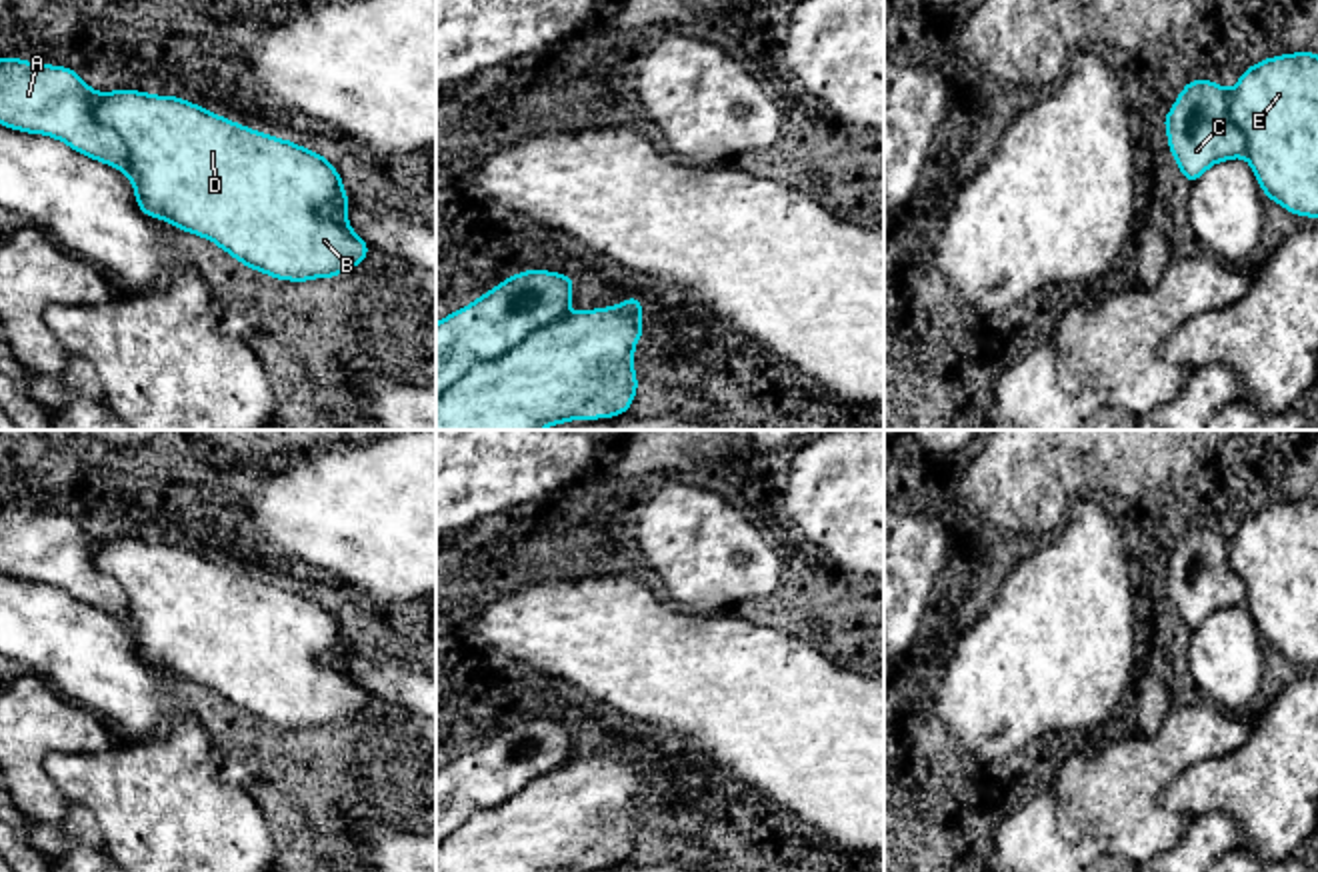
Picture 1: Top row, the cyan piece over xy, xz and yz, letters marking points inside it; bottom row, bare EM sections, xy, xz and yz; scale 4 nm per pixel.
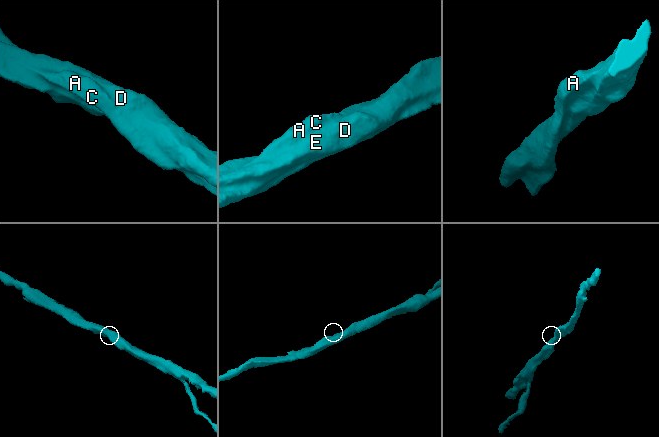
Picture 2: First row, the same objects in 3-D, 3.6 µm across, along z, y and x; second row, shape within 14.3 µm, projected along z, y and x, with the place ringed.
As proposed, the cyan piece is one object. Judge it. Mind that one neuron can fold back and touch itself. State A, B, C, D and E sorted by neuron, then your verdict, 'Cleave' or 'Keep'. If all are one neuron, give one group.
Groups: A C / B D E. Cleave

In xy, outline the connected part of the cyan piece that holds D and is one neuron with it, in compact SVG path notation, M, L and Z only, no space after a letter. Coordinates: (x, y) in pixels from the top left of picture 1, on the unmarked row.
M96 540L94 564L122 586L126 624L146 664L208 686L244 714L278 728L334 726L364 710L368 690L350 676L350 648L324 604L176 544Z

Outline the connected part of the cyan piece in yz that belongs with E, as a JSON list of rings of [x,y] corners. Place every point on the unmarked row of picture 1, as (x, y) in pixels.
[[[1304,498],[1250,514],[1230,538],[1228,564],[1246,586],[1246,608],[1268,648],[1318,666],[1318,502]]]

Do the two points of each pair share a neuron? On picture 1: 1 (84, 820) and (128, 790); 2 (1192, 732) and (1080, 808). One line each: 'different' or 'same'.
1: different
2: same

